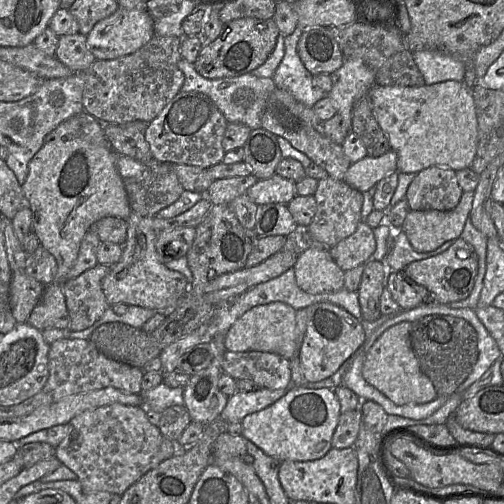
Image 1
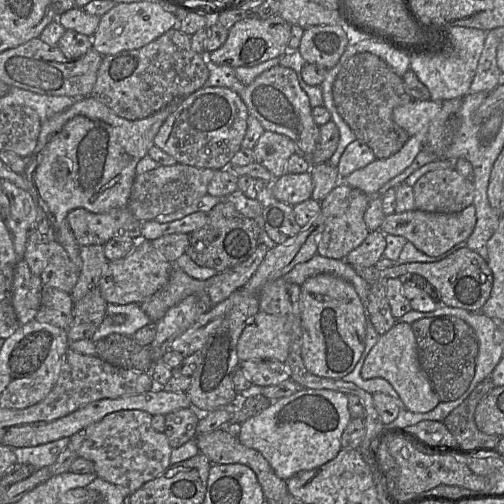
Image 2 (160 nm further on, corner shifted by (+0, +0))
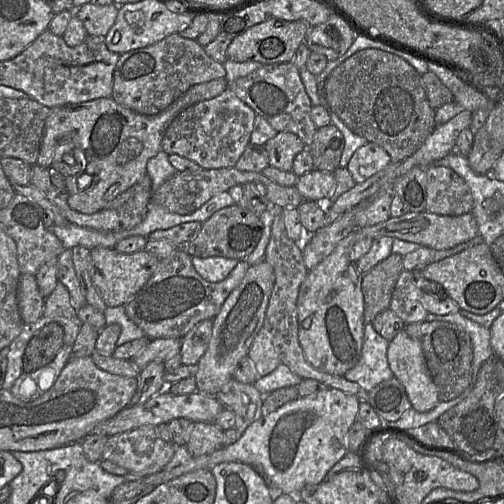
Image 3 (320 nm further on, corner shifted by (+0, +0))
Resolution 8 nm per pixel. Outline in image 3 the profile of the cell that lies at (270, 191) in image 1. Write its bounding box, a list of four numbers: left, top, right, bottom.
[295,169,335,207]

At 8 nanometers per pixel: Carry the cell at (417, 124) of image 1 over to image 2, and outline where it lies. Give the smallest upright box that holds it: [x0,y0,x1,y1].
[392,99,442,136]

